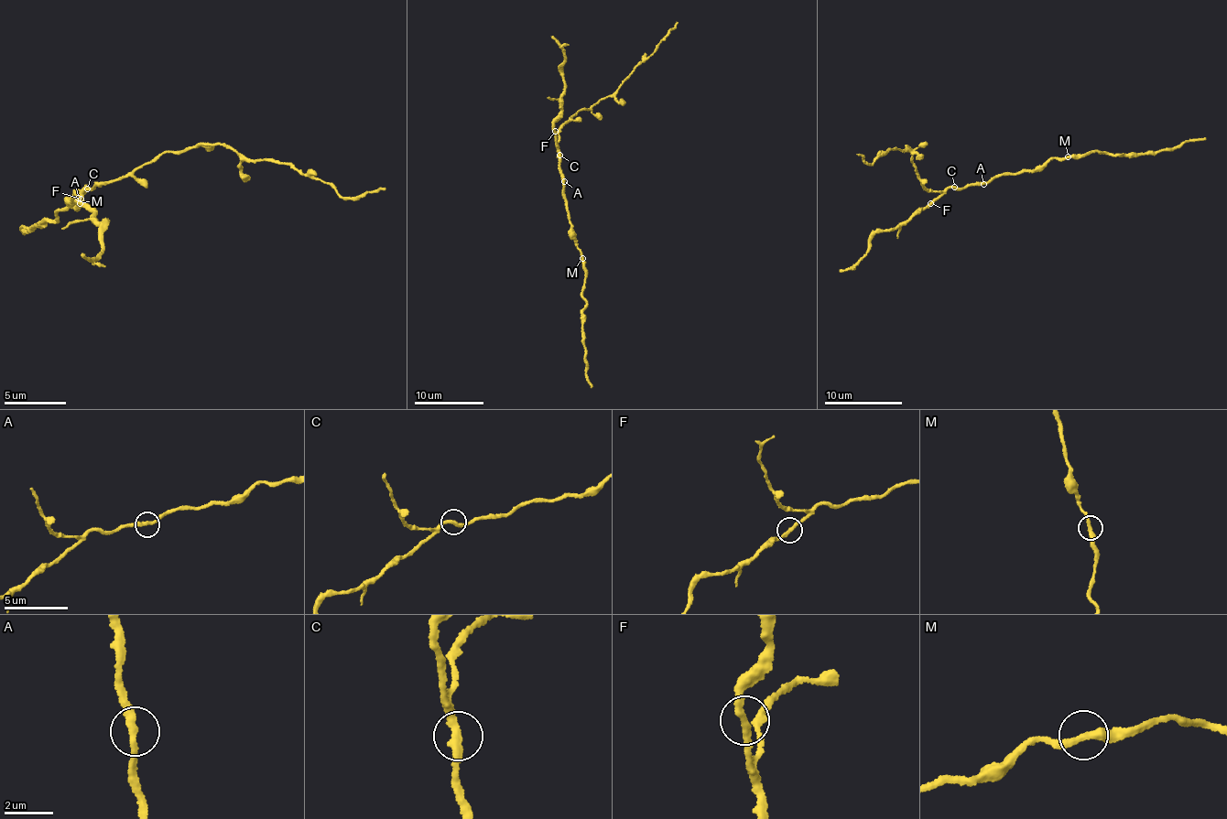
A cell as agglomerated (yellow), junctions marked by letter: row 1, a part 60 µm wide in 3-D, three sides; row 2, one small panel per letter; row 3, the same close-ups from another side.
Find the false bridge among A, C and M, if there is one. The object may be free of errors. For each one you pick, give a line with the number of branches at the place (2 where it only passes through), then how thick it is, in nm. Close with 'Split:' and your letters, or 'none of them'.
Split: none of them

